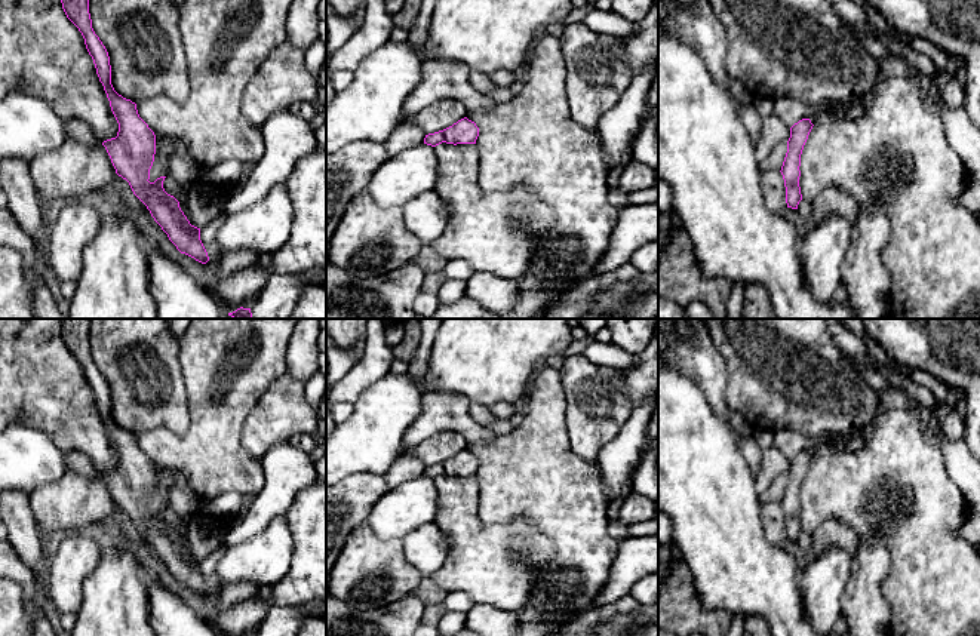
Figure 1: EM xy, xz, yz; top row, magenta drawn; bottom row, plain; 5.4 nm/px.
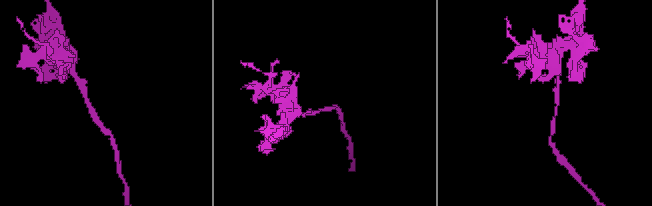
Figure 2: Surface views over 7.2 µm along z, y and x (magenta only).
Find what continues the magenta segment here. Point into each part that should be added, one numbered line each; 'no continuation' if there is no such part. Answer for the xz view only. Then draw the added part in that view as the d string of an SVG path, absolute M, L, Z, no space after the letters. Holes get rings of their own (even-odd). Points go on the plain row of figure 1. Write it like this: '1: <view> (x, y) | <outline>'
no continuation

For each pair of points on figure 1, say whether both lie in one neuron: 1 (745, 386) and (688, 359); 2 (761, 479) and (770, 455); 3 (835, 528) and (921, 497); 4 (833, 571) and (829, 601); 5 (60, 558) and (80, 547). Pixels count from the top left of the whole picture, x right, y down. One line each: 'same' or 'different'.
1: different
2: same
3: different
4: same
5: same

